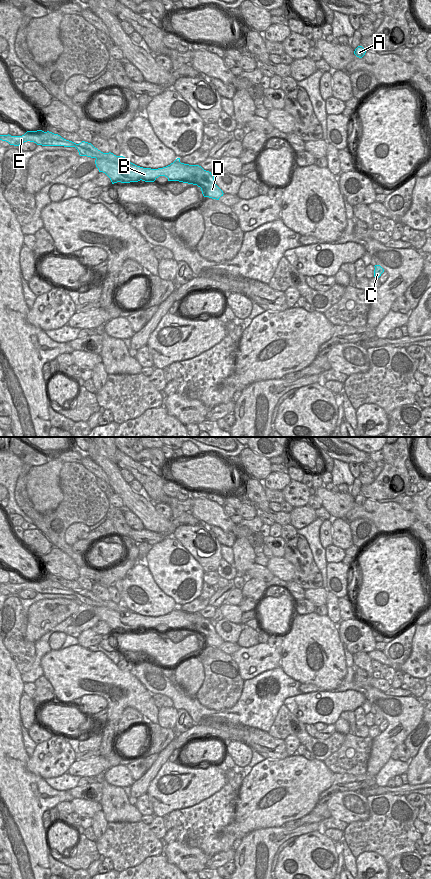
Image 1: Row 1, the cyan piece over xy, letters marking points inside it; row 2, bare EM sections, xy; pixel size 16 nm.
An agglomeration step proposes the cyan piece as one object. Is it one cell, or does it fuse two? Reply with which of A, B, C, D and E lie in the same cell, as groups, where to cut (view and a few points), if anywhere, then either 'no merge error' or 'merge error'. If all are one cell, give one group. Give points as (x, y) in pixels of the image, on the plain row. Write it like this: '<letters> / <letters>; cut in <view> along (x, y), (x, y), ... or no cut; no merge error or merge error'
A D / B C E; cut in xy along (201, 615), (199, 621), (183, 625), (180, 629); merge error

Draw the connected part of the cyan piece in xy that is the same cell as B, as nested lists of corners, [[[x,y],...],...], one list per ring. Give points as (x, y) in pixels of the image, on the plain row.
[[[42,578],[27,579],[22,584],[0,583],[0,588],[8,590],[10,593],[19,594],[24,590],[30,589],[42,594],[64,594],[75,595],[80,604],[95,606],[95,612],[99,620],[105,621],[112,632],[138,630],[154,630],[159,624],[165,624],[168,629],[179,629],[182,626],[194,625],[201,621],[201,614],[189,613],[180,610],[177,606],[170,613],[158,616],[143,616],[128,609],[123,604],[116,604],[113,601],[103,601],[95,596],[91,591],[82,589],[76,592],[62,586],[52,580]]]

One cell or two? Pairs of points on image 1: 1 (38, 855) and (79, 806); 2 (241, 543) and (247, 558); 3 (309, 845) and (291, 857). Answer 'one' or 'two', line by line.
1: two
2: one
3: one

